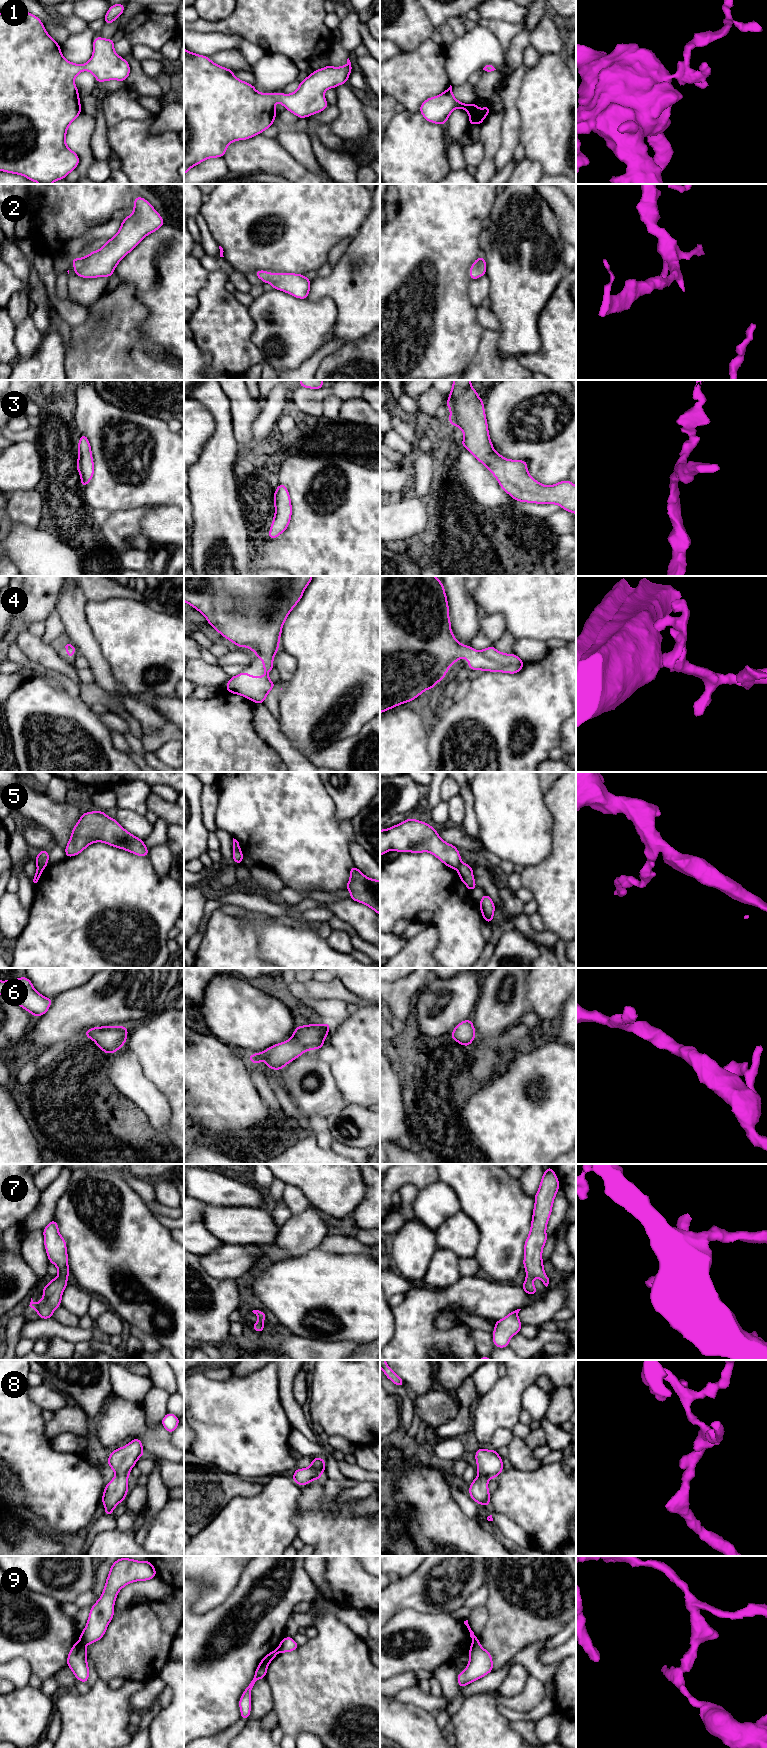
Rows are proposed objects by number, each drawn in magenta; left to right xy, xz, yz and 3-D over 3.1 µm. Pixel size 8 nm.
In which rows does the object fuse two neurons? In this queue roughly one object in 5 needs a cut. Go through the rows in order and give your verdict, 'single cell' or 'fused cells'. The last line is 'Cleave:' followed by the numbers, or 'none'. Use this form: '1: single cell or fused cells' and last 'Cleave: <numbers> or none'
1: single cell
2: single cell
3: single cell
4: single cell
5: fused cells
6: single cell
7: single cell
8: single cell
9: fused cells
Cleave: 5, 9

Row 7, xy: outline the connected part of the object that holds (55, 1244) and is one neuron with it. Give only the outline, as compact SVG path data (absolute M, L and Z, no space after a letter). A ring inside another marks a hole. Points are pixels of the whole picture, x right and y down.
M53 1218L43 1229L43 1235L48 1261L57 1267L58 1276L43 1287L43 1298L37 1304L31 1298L29 1306L41 1319L48 1319L53 1318L53 1312L61 1306L62 1294L68 1285L67 1278L70 1272L66 1240L60 1235L58 1224Z

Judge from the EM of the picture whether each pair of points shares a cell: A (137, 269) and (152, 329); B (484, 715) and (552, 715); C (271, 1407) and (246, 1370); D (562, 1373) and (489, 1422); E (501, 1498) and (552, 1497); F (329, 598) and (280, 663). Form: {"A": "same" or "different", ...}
{"A": "same", "B": "same", "C": "different", "D": "same", "E": "same", "F": "different"}

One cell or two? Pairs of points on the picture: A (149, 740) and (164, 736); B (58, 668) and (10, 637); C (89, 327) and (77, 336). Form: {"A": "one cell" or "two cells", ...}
{"A": "one cell", "B": "two cells", "C": "one cell"}

